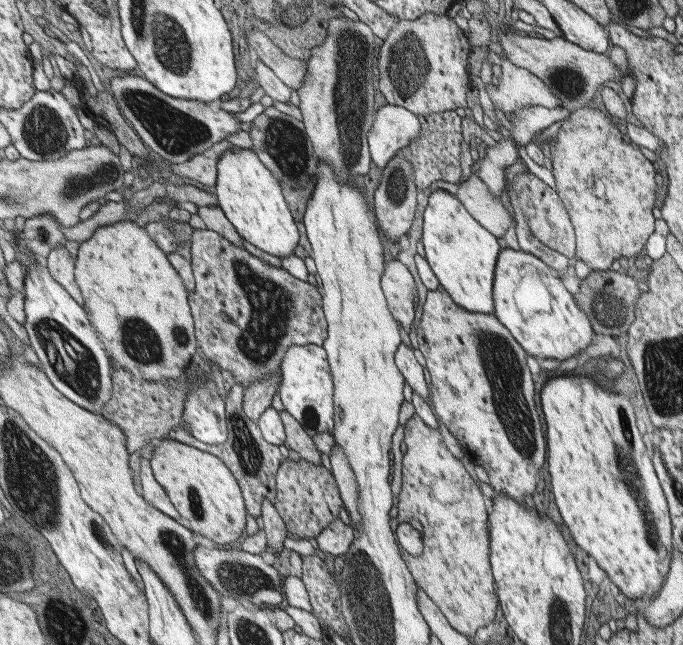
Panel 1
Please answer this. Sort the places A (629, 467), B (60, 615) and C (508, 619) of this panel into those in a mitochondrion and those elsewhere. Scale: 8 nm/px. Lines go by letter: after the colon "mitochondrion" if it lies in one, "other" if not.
A: mitochondrion
B: other
C: other

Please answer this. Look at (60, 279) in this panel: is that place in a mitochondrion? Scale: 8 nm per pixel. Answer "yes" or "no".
no

